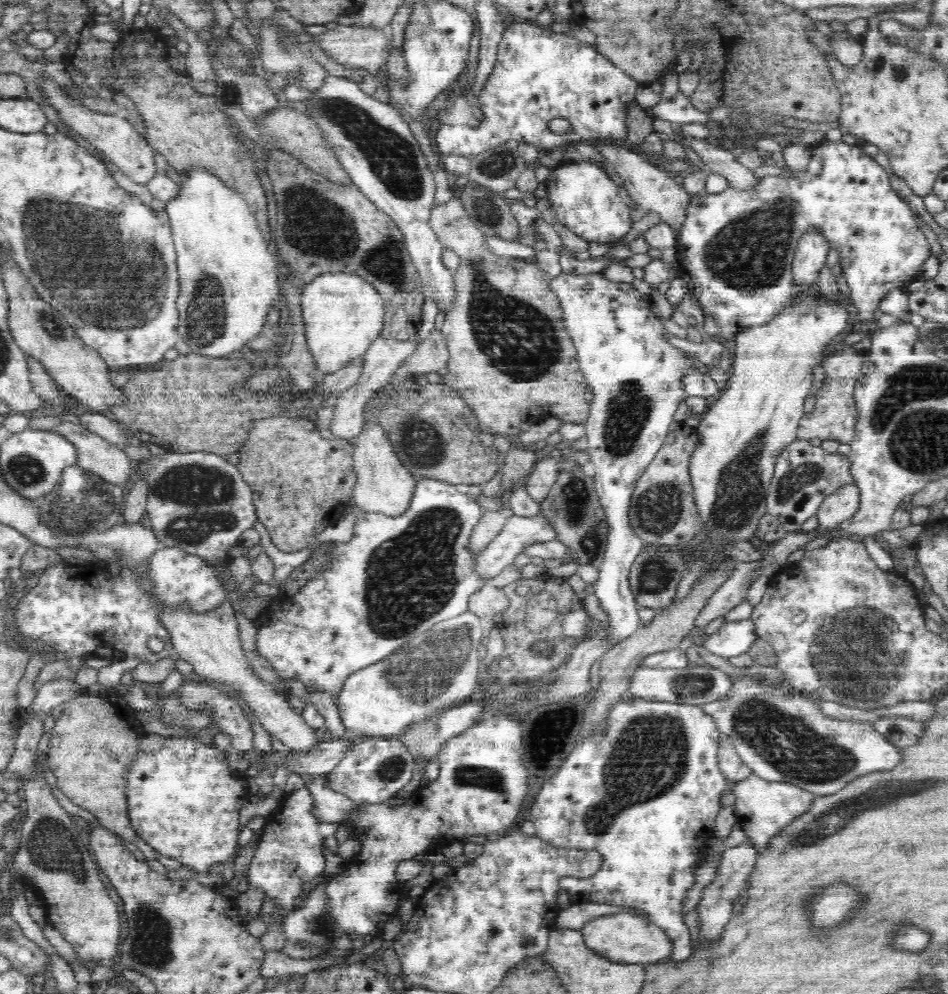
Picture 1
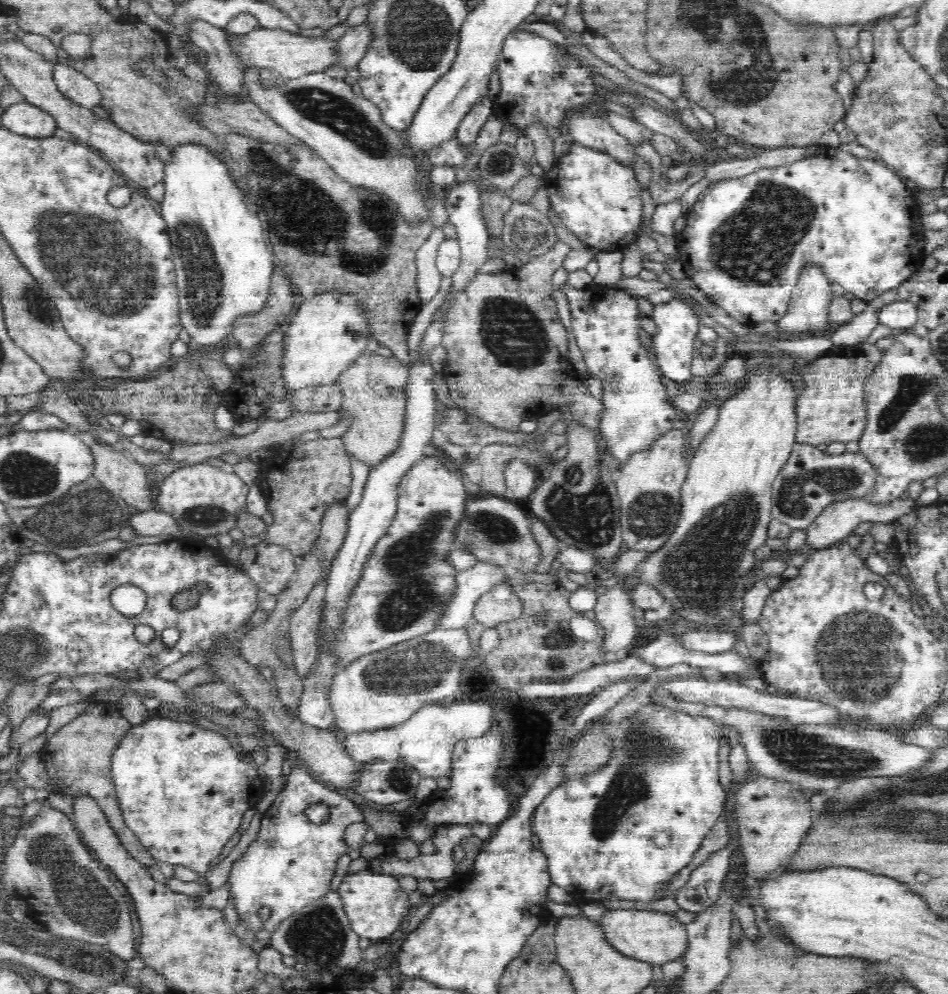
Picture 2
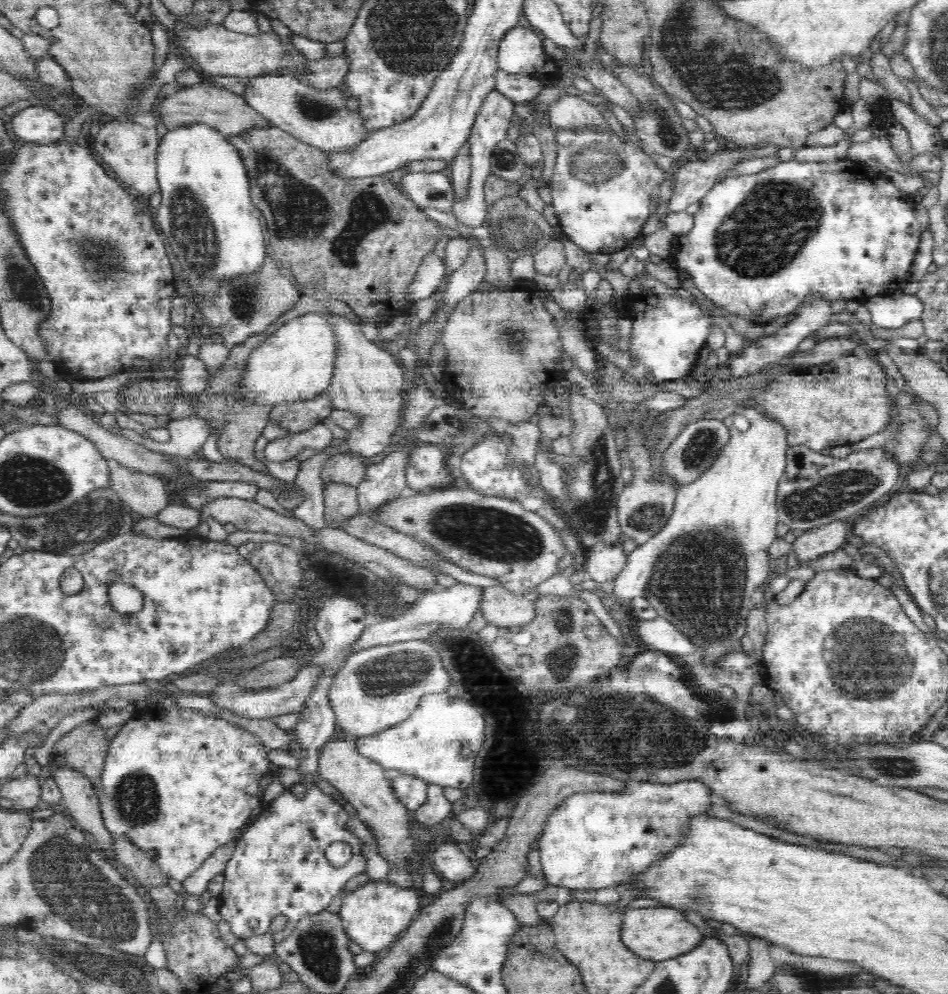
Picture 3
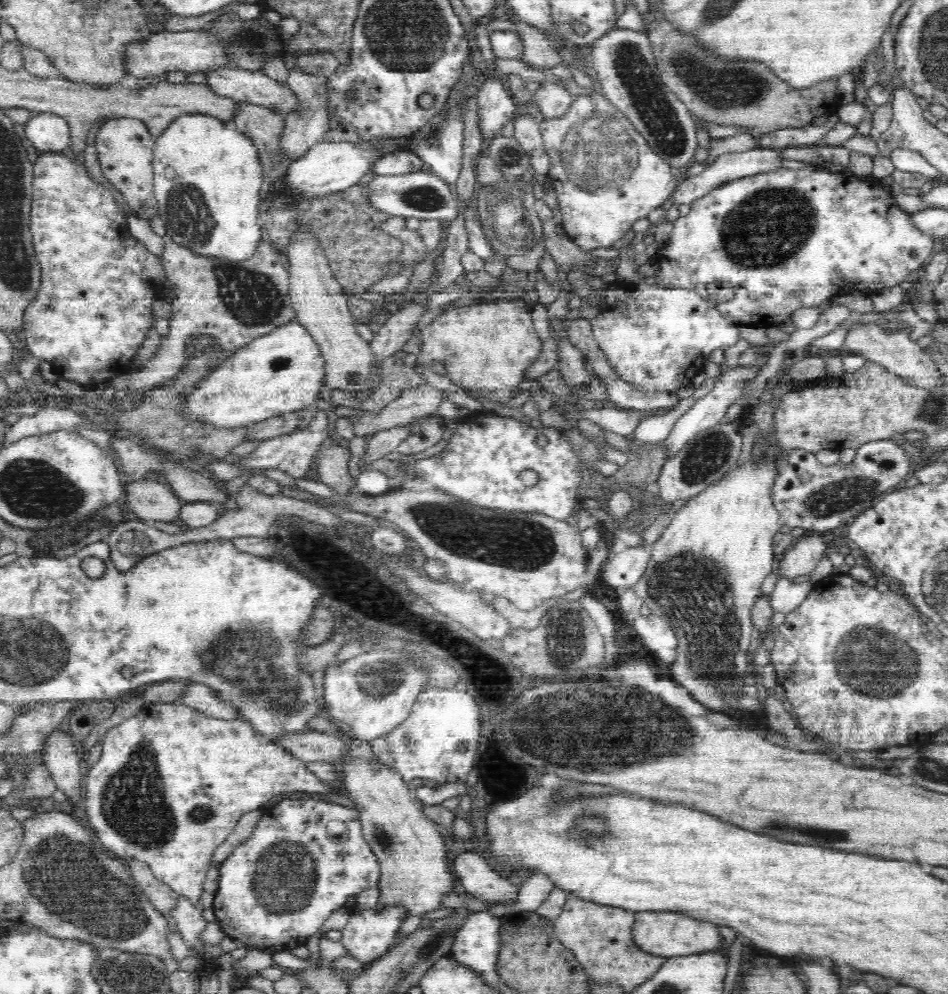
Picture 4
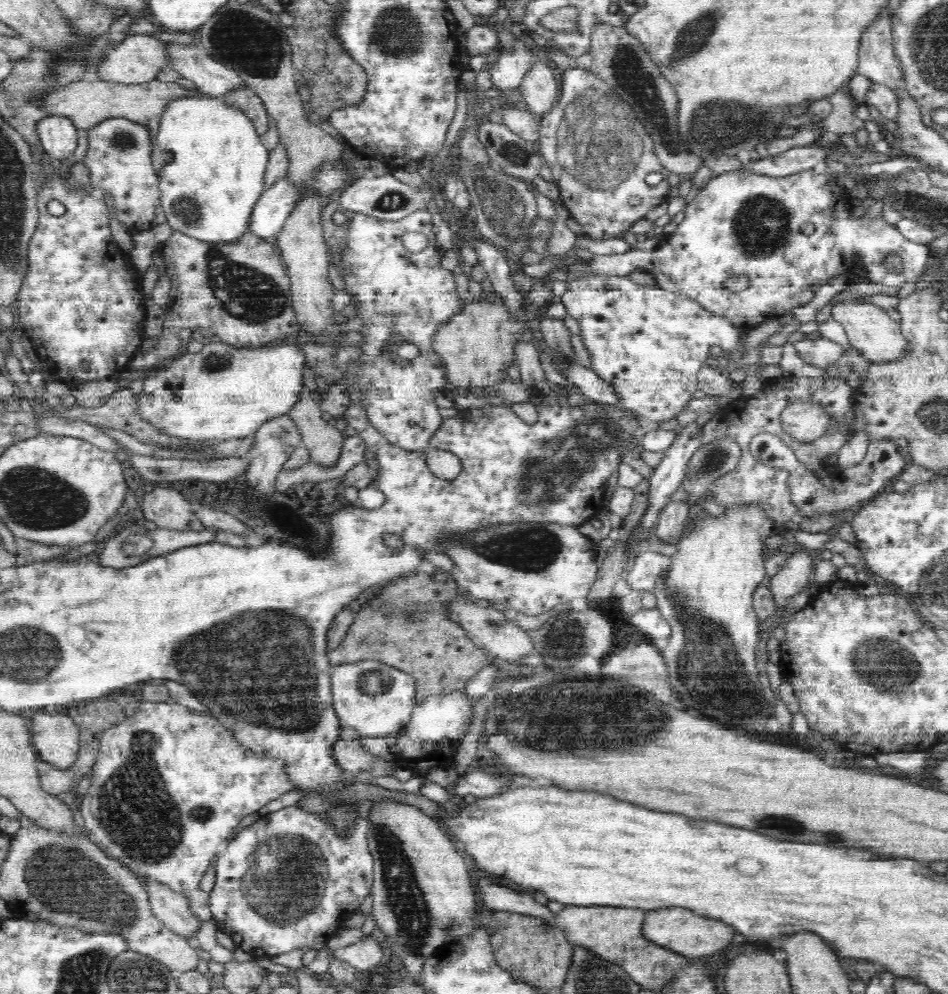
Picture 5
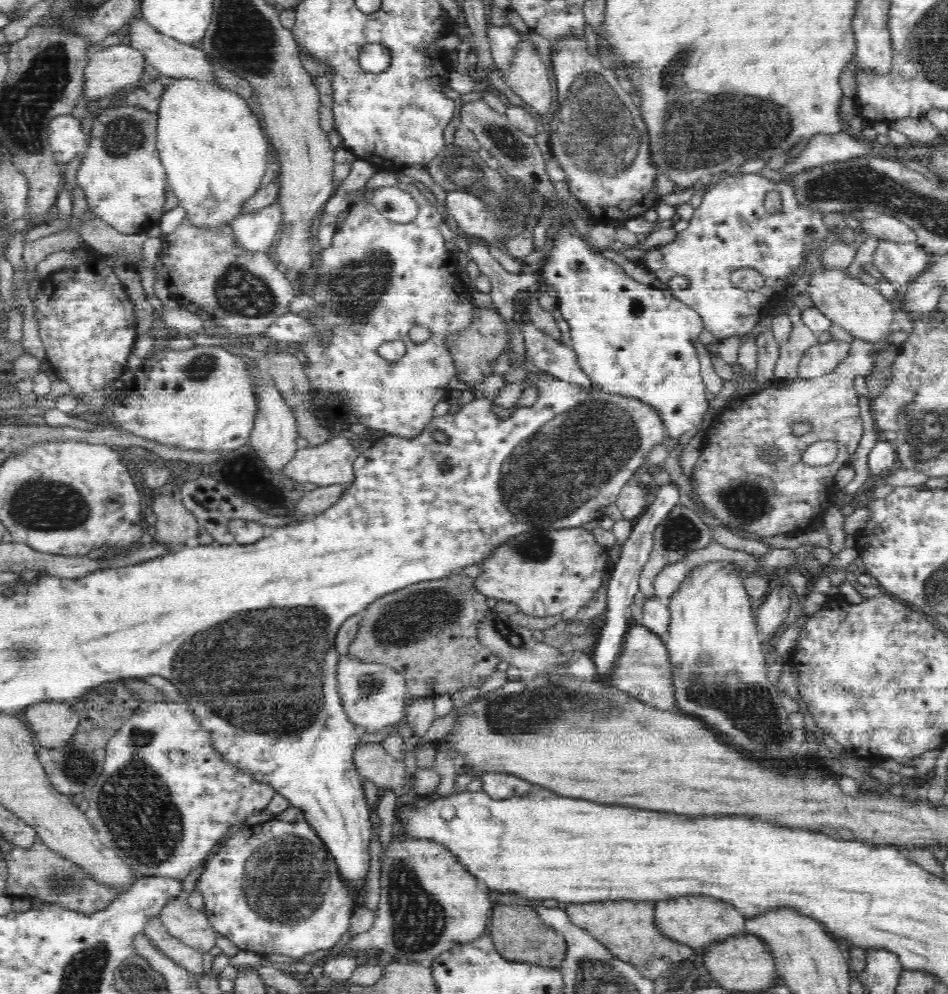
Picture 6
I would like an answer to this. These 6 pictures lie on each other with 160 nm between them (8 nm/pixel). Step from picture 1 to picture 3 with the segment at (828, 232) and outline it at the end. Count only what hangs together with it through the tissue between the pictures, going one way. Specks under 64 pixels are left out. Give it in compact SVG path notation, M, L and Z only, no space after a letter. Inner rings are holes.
M845 157L842 160L834 160L834 162L798 162L796 159L792 159L791 161L782 161L778 163L774 167L770 167L767 169L763 169L756 174L748 174L748 175L740 175L735 177L726 177L722 181L718 182L707 191L706 196L702 198L702 200L698 203L698 209L693 214L693 227L686 234L678 235L673 239L671 245L671 261L669 257L667 258L668 262L673 264L673 267L680 270L686 271L696 288L700 291L700 293L704 294L706 298L712 303L716 304L718 307L722 307L730 313L730 315L734 315L736 317L740 317L748 323L754 324L762 324L766 325L768 322L777 319L778 317L787 316L790 314L796 314L796 312L801 308L801 303L804 303L804 299L808 299L811 294L820 294L822 298L828 300L828 302L838 301L839 299L851 300L855 299L858 302L864 303L866 301L870 301L874 297L890 297L896 292L901 291L901 286L910 282L911 273L910 268L914 264L914 258L916 258L916 254L919 252L919 245L921 235L923 233L922 224L918 221L916 208L918 205L912 206L912 202L908 200L908 196L906 196L906 191L900 190L892 181L890 181L884 173L878 171L878 184L876 184L876 172L872 172L870 168L866 168L866 162L862 161L852 161Z

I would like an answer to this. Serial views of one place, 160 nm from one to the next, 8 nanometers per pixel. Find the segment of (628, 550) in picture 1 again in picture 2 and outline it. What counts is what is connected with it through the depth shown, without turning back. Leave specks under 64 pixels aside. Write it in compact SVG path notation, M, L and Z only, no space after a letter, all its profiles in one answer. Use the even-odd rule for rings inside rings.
M592 283L583 290L576 290L564 284L558 288L560 294L568 298L571 310L572 334L583 359L590 378L598 378L604 384L603 410L599 414L600 434L610 446L610 452L620 462L628 462L634 453L646 452L660 440L664 434L672 430L676 421L676 407L666 398L666 390L658 376L658 366L648 358L648 350L640 350L640 342L636 338L636 330L640 328L640 310L636 298L622 290L608 285Z

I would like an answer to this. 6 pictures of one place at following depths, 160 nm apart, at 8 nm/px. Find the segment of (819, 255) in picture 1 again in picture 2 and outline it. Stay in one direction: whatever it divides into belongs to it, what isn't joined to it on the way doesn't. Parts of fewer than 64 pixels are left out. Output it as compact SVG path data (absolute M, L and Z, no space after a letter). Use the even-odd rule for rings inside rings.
M807 264L792 292L788 311L776 325L794 335L820 330L830 323L832 300L833 293L822 267Z

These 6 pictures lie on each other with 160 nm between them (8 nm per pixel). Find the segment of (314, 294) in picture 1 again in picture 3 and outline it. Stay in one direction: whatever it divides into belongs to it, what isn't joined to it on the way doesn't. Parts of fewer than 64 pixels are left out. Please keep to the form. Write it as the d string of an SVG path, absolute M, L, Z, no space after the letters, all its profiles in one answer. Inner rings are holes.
M310 312L302 317L286 322L274 331L265 341L257 346L246 363L246 370L240 380L237 396L245 398L249 404L284 404L286 402L302 402L316 398L326 392L333 378L334 365L338 354L338 338L332 325L331 318L320 312Z

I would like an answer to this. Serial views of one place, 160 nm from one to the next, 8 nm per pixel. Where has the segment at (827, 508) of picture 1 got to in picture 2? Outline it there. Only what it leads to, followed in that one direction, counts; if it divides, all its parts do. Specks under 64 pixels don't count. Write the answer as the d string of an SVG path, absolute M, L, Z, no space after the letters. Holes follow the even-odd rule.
M911 497L897 498L890 504L882 504L882 506L874 506L868 503L866 499L848 498L843 499L842 502L831 503L830 506L822 510L818 519L808 526L806 529L806 541L804 549L806 551L822 550L822 548L835 546L837 543L843 542L846 538L853 534L854 529L859 524L864 522L891 524L896 522L898 518L905 517L905 514L911 513L916 508L916 501Z

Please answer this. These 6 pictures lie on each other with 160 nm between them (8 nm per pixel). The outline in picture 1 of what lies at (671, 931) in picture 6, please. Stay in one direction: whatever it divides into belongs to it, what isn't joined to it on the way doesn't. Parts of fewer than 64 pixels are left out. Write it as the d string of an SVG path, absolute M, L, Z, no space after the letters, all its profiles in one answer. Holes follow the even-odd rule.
M620 912L591 918L581 928L584 943L591 952L620 965L648 964L672 954L670 937L656 925L635 912Z

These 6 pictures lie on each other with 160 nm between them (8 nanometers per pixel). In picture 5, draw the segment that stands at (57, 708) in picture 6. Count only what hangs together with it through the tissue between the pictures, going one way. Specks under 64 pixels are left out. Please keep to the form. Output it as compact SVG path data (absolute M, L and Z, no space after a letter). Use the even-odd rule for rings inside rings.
M32 711L31 743L39 759L55 768L70 769L78 760L79 729L74 719L54 711Z

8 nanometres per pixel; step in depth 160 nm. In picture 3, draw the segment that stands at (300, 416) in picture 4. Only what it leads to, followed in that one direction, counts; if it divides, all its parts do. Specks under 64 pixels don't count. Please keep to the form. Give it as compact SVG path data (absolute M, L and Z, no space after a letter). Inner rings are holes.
M324 392L310 400L276 404L270 411L269 421L280 426L282 430L299 433L322 423L324 418L330 416L333 409L330 397Z

